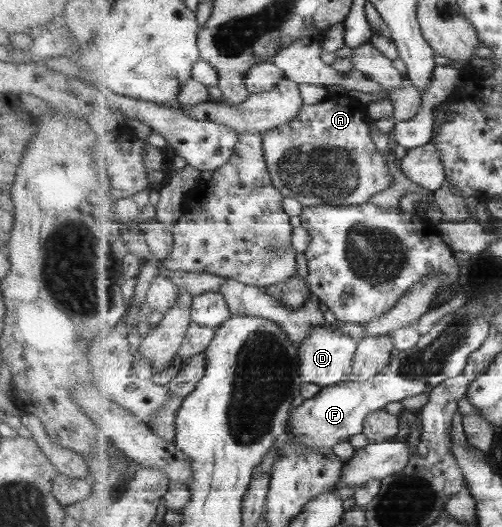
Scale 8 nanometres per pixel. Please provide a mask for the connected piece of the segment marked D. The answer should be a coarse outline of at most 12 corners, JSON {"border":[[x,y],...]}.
{"border":[[336,323],[300,347],[302,378],[349,382],[360,340]]}

